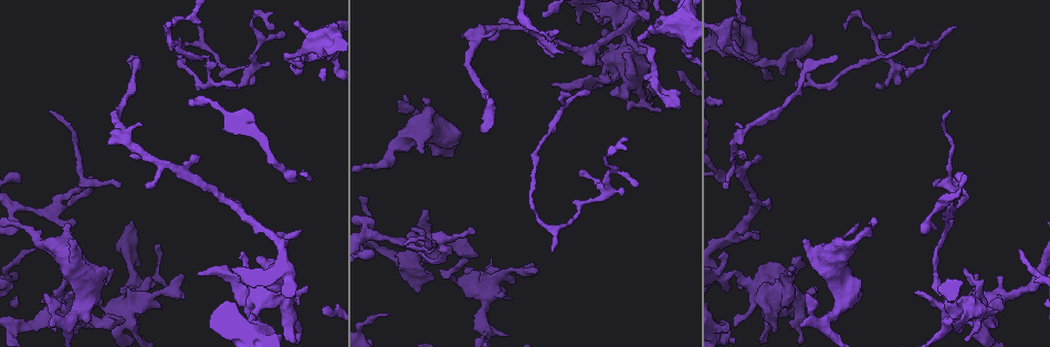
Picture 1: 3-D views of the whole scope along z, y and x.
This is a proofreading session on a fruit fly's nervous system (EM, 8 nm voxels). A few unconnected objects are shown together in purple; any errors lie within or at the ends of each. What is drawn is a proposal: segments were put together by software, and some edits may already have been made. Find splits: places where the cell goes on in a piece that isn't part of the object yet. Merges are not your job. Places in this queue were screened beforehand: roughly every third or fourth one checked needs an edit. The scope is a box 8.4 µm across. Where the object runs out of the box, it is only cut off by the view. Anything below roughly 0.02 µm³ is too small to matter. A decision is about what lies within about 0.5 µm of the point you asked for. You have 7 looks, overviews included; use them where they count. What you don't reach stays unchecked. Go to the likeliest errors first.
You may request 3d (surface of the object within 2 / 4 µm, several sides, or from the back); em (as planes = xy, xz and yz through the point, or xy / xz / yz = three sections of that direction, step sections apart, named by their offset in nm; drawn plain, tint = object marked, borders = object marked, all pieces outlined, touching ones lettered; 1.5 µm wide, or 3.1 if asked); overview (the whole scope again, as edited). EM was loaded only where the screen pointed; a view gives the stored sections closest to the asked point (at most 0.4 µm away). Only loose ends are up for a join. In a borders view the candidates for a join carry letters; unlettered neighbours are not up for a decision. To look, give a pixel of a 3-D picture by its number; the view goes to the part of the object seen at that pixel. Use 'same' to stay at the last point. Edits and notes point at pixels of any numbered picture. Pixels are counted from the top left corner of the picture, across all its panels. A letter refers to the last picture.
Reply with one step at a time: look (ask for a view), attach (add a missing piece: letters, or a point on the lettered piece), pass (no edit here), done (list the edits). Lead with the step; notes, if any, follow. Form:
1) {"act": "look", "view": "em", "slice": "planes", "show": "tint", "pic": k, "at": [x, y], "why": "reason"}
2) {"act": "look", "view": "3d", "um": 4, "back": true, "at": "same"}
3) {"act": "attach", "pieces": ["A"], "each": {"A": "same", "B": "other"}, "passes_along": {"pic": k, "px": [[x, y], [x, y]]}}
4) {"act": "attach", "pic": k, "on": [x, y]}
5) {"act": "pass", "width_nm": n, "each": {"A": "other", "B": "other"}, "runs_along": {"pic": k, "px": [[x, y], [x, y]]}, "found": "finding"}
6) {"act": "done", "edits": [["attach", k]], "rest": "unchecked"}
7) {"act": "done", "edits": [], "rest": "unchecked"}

{"act": "look", "view": "em", "slice": "yz", "step": 4, "show": "tint", "pic": 1, "at": [844, 27], "why": "branch stops here"}

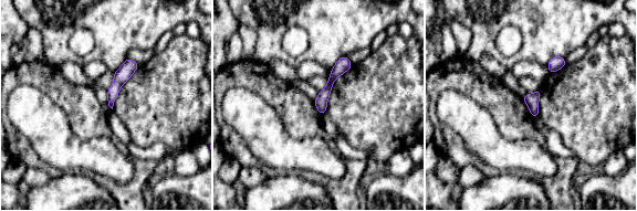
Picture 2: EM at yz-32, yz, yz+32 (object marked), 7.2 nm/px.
{"act": "look", "view": "em", "slice": "planes", "show": "borders", "at": "same", "why": "another direction"}

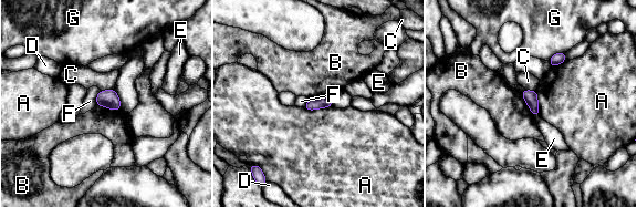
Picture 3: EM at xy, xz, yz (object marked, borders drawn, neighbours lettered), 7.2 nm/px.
{"act": "pass", "width_nm": 100, "each": {"A": "other", "B": "other", "C": "other", "D": "other", "E": "other", "F": "other", "G": "other"}, "border": {"pic": 3, "px": [[520, 93], [529, 110], [535, 116]]}, "found": "none of them fits"}

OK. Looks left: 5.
{"act": "look", "view": "3d", "um": 2, "pic": 1, "at": [805, 238], "why": "an open end"}

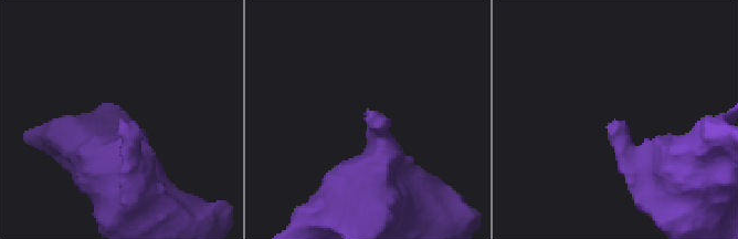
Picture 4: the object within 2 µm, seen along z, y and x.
{"act": "look", "view": "em", "slice": "planes", "show": "tint", "pic": 4, "at": [367, 116], "why": "shape alone is not enough"}

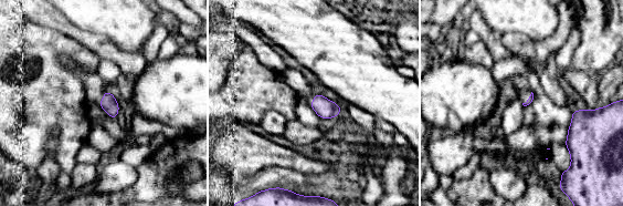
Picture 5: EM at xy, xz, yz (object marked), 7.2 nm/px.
{"act": "look", "view": "em", "slice": "planes", "show": "borders", "at": "same"}

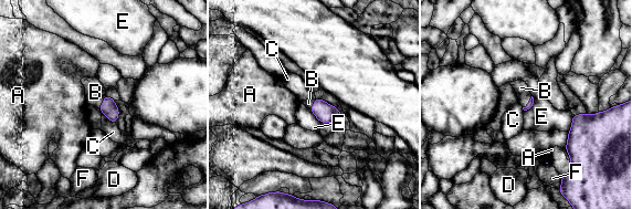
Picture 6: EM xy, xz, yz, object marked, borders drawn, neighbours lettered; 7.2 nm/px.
{"act": "attach", "pieces": ["B"], "each": {"A": "other", "B": "same", "C": "other", "D": "other", "E": "other", "F": "other"}, "found": "the cell continues"}

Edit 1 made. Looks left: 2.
{"act": "done", "edits": [["attach", 6]], "rest": "unchecked"}

